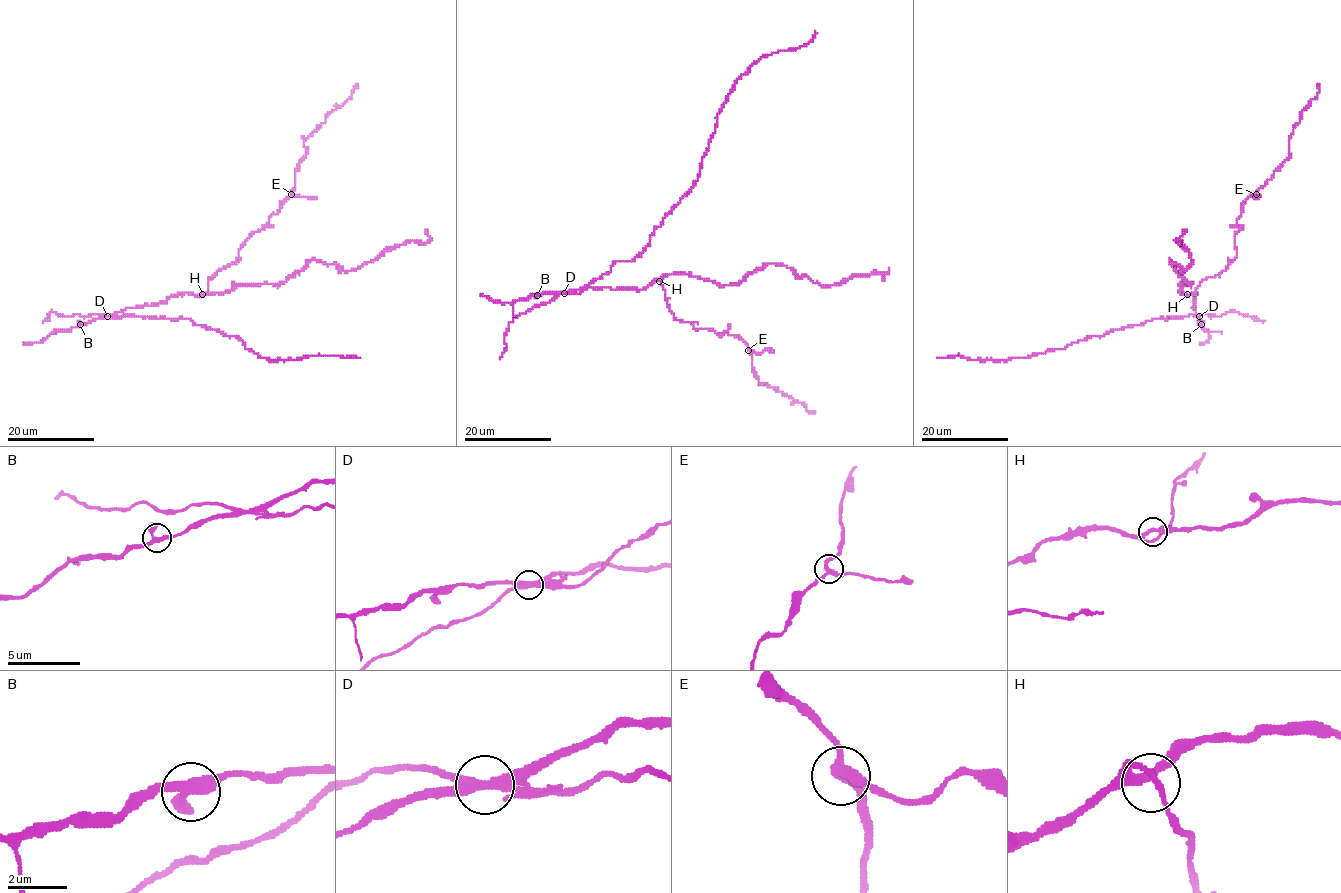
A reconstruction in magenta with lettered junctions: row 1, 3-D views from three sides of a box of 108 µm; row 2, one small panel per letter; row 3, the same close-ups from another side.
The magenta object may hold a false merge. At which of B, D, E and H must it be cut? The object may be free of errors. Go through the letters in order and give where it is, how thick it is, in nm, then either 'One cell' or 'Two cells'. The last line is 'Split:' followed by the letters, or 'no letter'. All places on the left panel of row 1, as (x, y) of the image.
B: Place: (80, 324). Thickness 320 nm. One cell
D: Place: (107, 316). Thickness 320 nm. Two cells
E: Place: (291, 194). Thickness 280 nm. One cell
H: Place: (202, 294). Thickness 240 nm. One cell
Split: D

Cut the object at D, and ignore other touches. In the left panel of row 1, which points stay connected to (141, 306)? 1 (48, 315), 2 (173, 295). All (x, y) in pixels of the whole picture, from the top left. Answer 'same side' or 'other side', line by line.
1: other side
2: same side

